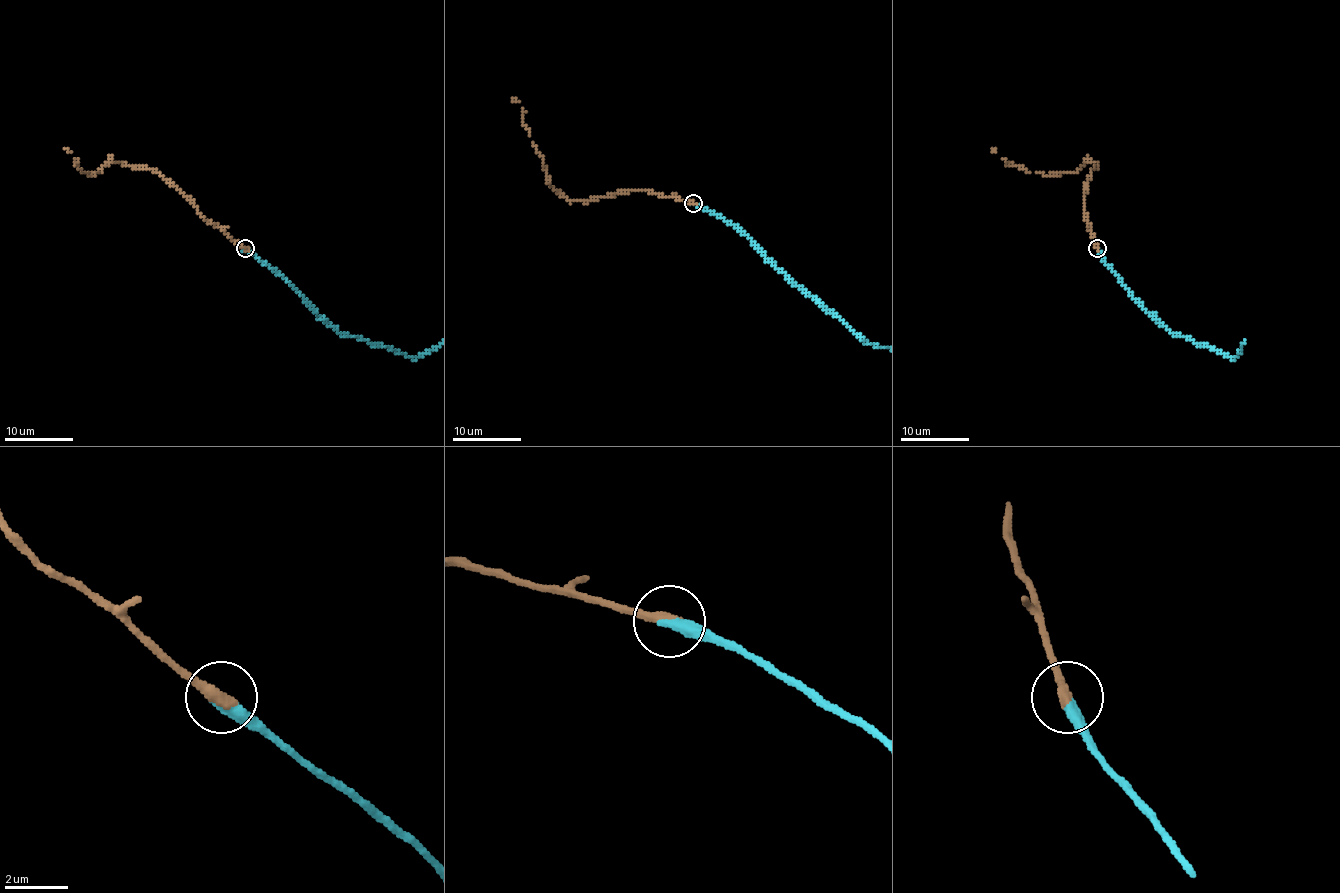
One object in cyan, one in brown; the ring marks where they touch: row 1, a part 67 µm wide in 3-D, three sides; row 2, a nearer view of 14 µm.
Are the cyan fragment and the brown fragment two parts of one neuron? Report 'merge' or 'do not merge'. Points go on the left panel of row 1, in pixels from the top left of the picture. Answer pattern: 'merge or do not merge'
merge

